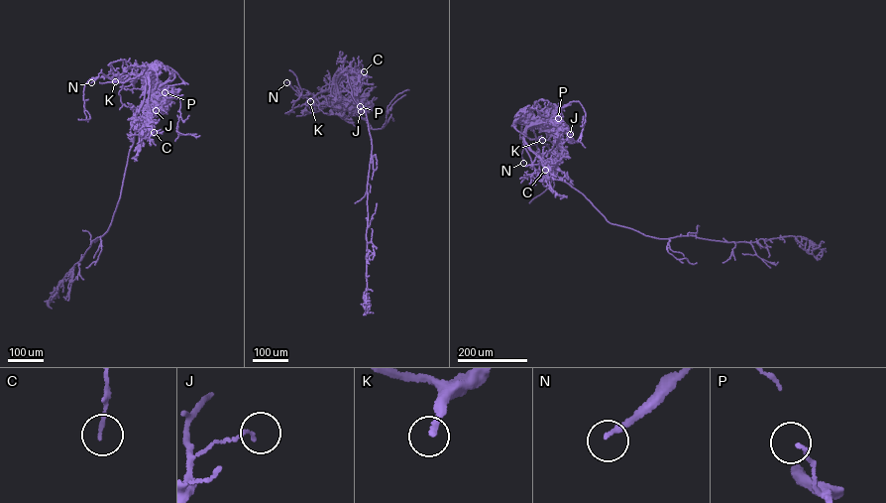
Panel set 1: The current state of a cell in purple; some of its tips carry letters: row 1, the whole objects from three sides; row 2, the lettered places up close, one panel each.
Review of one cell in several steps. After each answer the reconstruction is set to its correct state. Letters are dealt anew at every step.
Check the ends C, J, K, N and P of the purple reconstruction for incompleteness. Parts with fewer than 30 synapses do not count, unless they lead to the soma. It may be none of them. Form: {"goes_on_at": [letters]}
{"goes_on_at": ["K", "N"]}

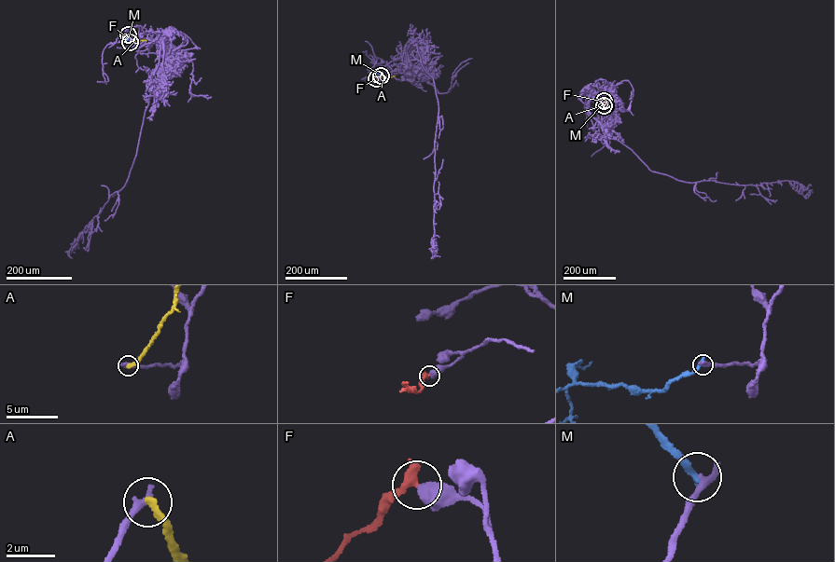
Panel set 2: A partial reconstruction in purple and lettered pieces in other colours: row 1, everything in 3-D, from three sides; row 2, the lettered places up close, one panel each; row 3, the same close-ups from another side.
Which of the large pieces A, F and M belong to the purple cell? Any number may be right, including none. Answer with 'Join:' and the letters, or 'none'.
Join: none

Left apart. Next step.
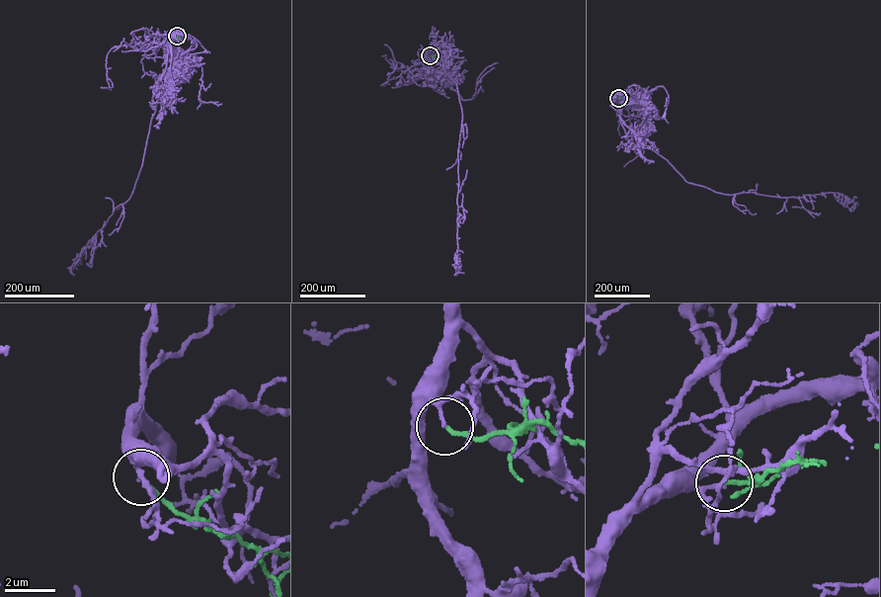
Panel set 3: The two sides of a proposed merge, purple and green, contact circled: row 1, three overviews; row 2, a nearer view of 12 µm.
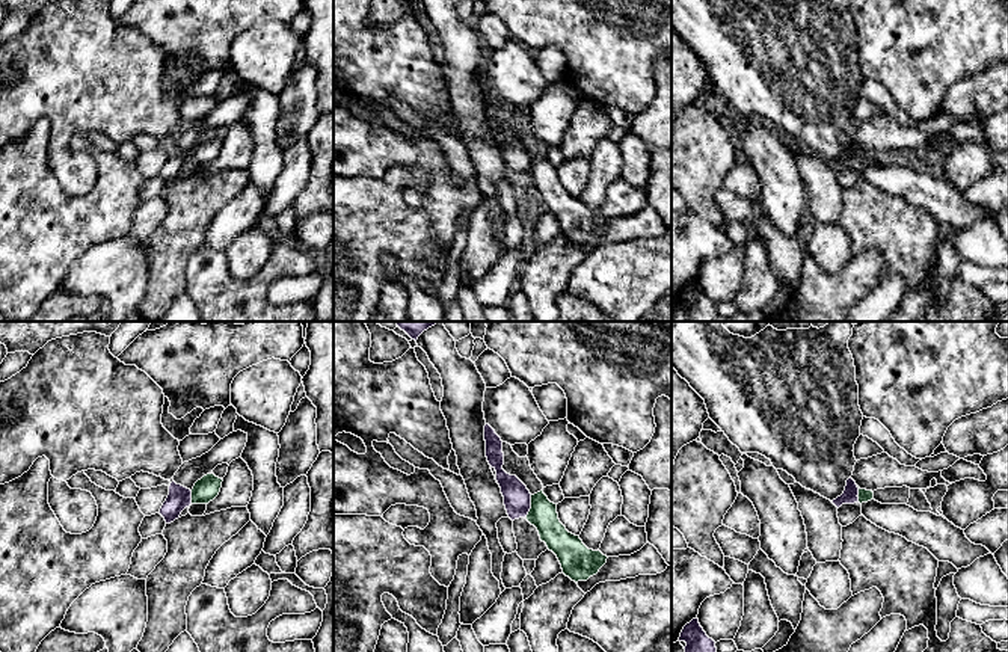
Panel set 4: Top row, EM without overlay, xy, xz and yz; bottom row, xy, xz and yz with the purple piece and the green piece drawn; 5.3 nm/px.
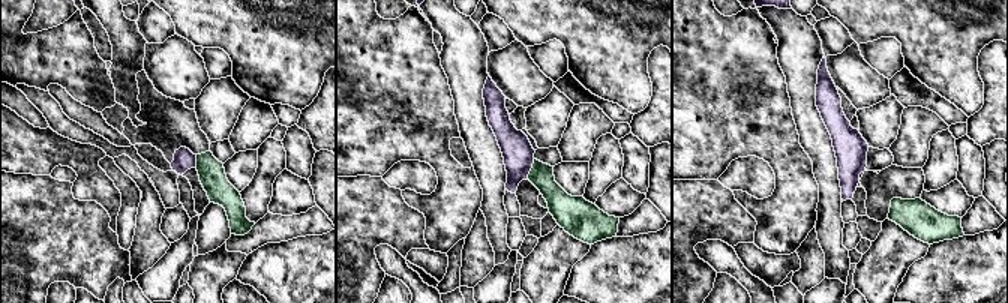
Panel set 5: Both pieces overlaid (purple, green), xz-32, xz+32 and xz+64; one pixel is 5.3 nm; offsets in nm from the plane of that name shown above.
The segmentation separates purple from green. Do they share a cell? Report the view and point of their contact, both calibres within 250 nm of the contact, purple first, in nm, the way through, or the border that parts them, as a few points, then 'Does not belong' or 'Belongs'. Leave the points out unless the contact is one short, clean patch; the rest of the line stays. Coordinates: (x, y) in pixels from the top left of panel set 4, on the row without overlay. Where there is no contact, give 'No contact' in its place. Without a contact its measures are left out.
Touches purple at xz (530, 168). Thickness 140 nm (purple) against 150 nm. Boundary: xz (531, 157), (531, 169), (525, 177). Does not belong

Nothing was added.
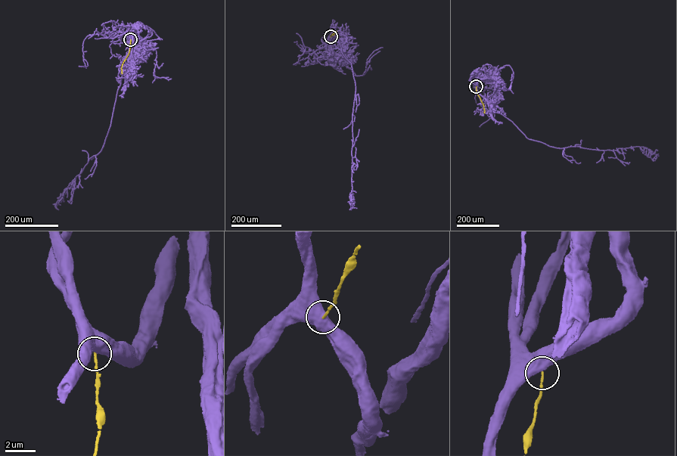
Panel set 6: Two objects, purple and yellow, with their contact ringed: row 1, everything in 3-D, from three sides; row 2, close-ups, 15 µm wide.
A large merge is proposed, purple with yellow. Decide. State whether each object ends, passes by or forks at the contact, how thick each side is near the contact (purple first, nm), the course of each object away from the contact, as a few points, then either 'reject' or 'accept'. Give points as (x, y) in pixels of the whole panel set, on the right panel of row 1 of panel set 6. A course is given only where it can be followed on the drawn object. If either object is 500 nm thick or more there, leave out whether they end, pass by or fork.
calibres 800 and 120 nm; course purple (476, 86), (477, 82), (482, 79), (498, 80), (498, 76), (490, 70); course yellow (476, 86), (484, 113); reject

